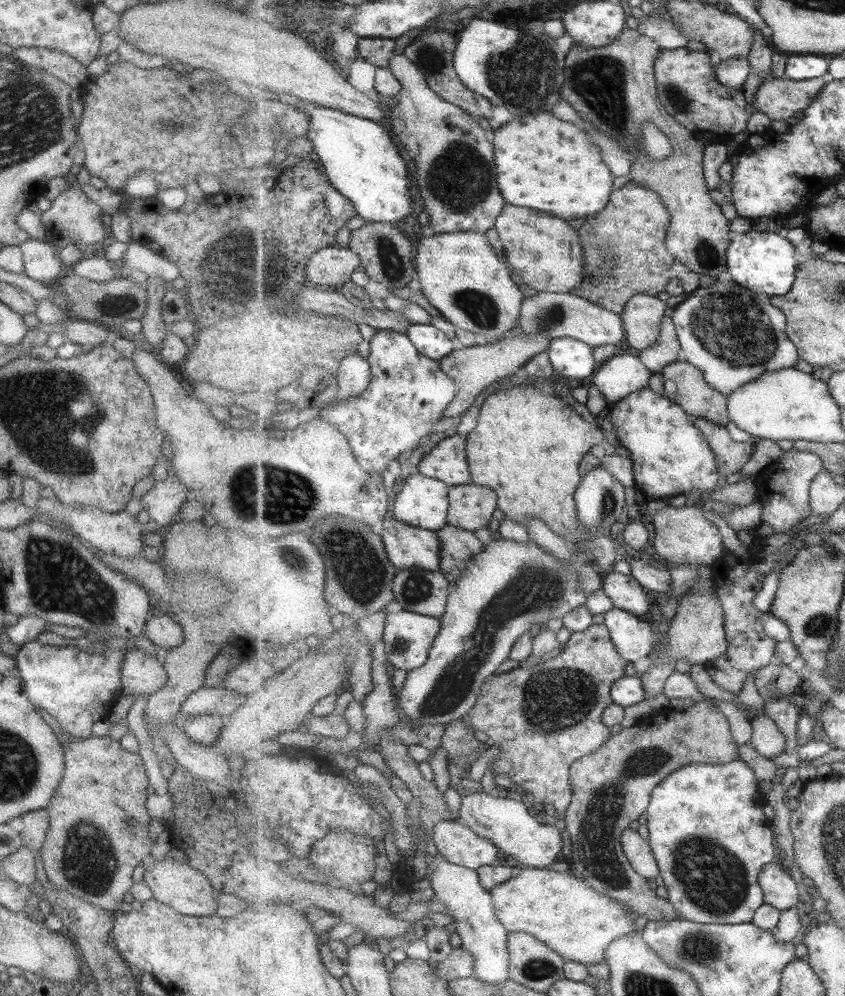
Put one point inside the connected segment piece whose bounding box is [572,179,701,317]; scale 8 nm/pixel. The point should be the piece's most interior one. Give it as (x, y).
(626, 254)

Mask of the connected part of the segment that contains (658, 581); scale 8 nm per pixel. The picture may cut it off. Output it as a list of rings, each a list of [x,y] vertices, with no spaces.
[[[644,557],[638,560],[631,559],[629,562],[632,575],[644,586],[648,593],[653,596],[670,591],[672,577],[669,567],[657,569],[653,567]]]

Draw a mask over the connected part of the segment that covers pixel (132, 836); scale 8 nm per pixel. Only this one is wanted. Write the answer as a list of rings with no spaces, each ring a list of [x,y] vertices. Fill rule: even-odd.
[[[108,735],[76,740],[66,737],[61,746],[65,754],[63,776],[45,808],[49,829],[41,846],[41,876],[50,886],[63,889],[75,898],[103,910],[117,912],[123,894],[128,892],[133,883],[133,871],[149,859],[149,851],[154,845],[147,836],[152,818],[145,808],[148,797],[145,788],[150,785],[147,783],[143,763],[137,753],[127,752]]]

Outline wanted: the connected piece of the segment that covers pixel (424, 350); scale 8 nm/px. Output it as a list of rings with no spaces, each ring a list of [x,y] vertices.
[[[431,324],[412,325],[406,334],[419,353],[435,361],[440,362],[458,347],[455,340],[449,340],[441,330]]]

